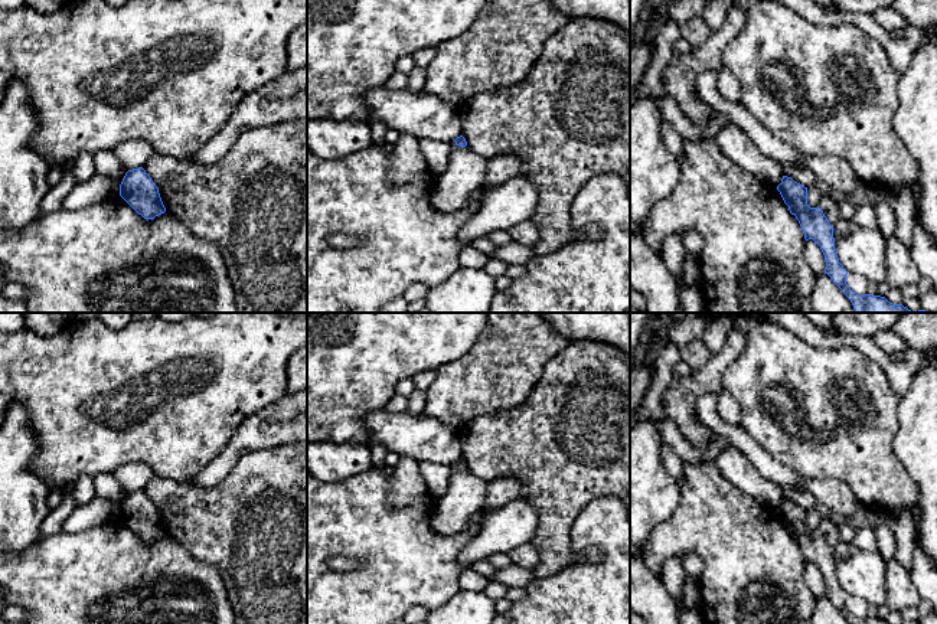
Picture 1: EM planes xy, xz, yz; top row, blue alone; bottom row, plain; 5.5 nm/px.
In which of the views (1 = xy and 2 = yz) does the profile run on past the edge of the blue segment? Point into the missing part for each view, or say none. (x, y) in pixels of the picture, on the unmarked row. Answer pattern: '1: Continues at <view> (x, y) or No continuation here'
1: No continuation here
2: No continuation here

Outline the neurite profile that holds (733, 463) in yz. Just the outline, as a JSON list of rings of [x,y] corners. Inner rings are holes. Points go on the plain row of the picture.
[[[727,447],[714,461],[728,481],[741,493],[751,496],[758,504],[773,510],[781,506],[783,490],[765,480],[737,447]]]

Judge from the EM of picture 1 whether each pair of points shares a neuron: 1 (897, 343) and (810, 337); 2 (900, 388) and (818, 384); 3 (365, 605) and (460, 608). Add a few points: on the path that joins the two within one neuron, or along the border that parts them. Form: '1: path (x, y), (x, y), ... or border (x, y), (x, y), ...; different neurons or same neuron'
1: border (871, 337), (890, 355); different neurons
2: border (874, 359), (882, 368), (890, 386), (900, 397); different neurons
3: border (460, 588), (434, 608); different neurons

